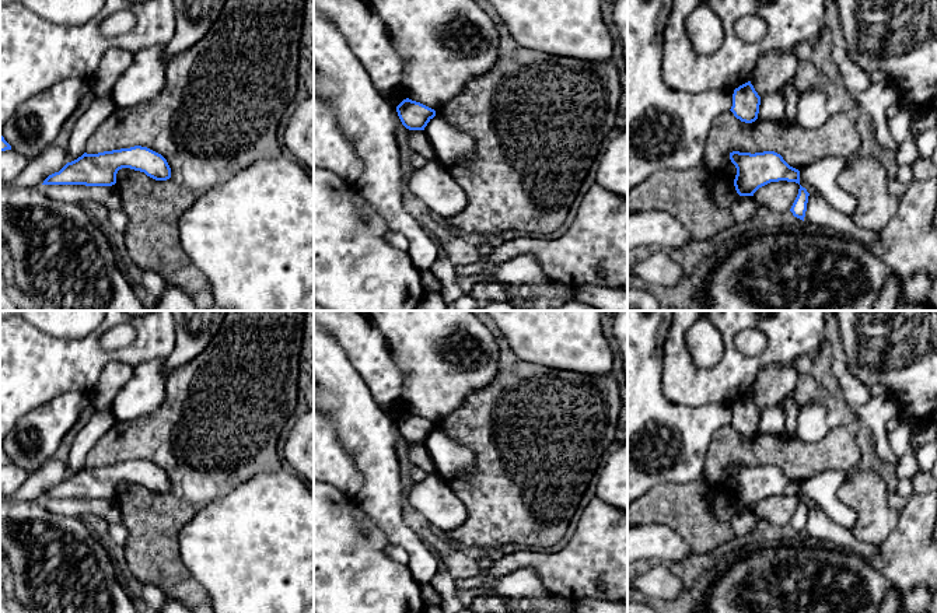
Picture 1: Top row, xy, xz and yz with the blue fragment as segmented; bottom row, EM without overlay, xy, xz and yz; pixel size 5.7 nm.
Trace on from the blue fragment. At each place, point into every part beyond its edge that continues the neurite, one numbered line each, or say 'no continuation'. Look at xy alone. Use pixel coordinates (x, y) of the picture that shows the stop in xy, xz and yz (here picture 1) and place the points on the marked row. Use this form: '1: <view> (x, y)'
no continuation

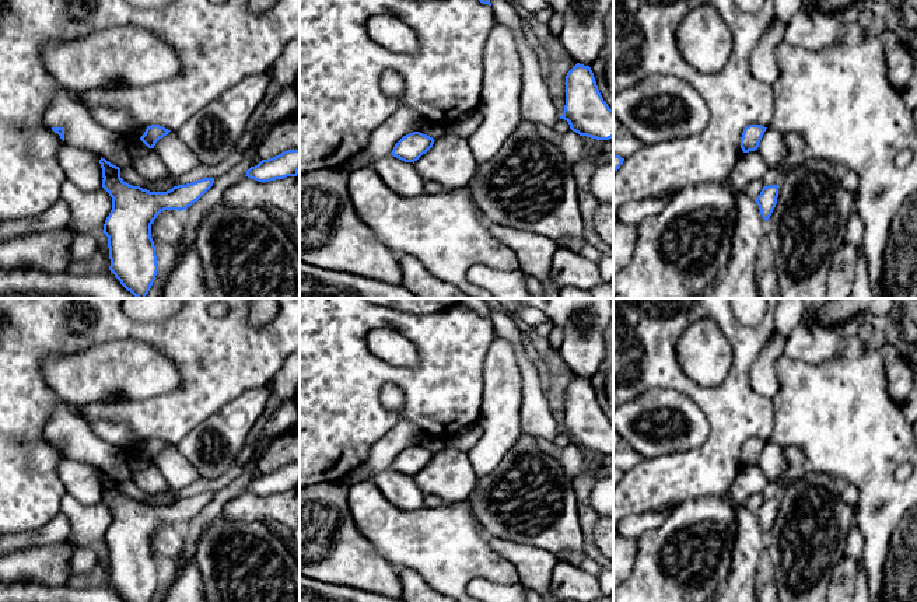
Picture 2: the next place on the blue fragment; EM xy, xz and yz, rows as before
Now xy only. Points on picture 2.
no continuation

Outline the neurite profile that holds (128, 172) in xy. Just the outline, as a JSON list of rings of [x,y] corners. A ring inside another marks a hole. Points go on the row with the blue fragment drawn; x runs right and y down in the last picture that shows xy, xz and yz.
[[[133,165],[120,167],[120,178],[123,179],[123,182],[126,182],[129,185],[140,186],[140,188],[151,183],[151,181],[141,176]]]

